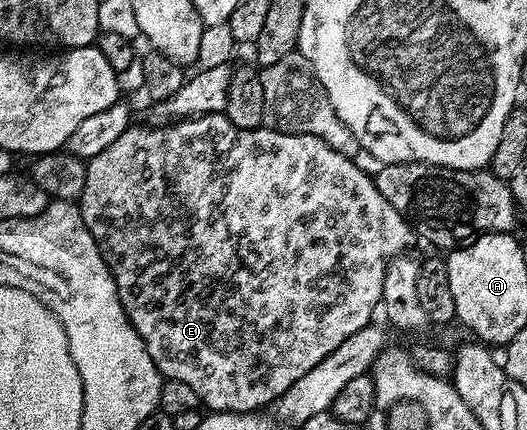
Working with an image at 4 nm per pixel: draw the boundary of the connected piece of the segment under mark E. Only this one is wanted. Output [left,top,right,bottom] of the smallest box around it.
[79,112,415,412]

